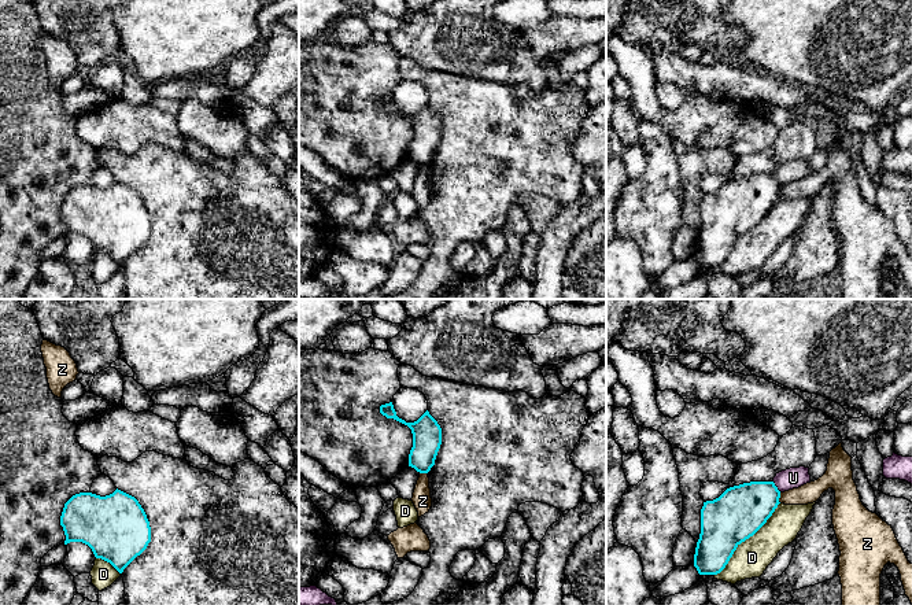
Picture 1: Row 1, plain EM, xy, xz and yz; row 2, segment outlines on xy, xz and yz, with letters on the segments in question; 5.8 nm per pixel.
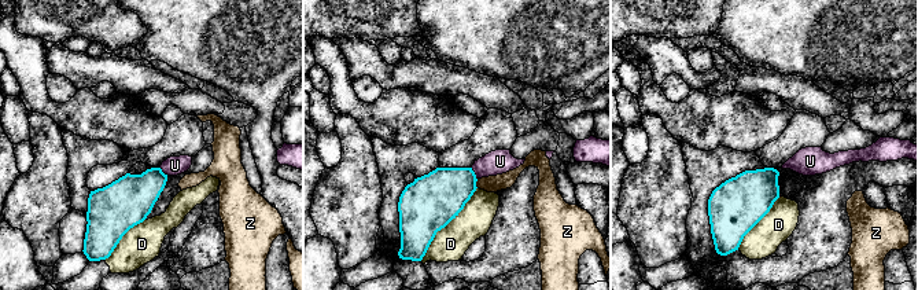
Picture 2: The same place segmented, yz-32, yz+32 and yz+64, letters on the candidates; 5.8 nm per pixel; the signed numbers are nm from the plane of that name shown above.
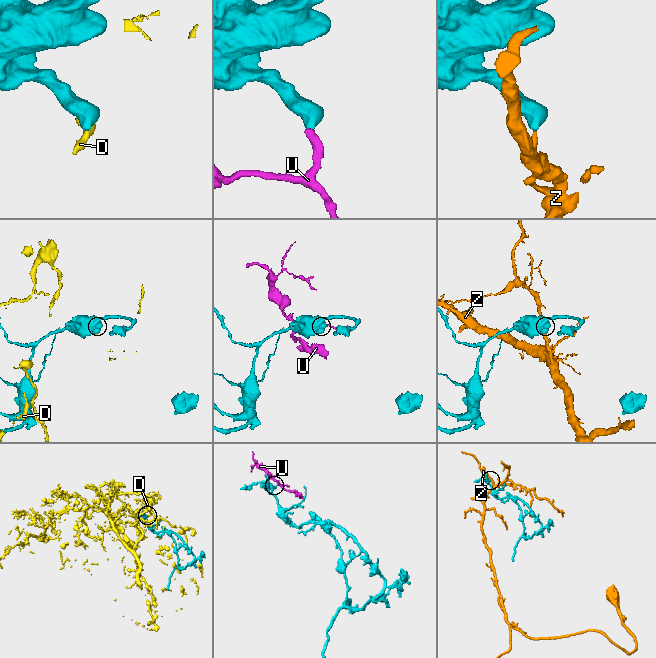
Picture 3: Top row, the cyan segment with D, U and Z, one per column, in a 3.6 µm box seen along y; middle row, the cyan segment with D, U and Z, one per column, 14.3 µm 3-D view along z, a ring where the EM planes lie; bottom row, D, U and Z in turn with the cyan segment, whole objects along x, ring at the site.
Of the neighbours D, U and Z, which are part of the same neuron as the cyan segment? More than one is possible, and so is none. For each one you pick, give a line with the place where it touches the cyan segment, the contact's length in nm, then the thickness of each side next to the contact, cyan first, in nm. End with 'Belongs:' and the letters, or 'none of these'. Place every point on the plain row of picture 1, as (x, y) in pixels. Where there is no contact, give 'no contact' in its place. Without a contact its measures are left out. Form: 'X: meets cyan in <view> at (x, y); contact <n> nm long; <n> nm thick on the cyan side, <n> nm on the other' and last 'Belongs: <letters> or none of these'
Belongs: none of these

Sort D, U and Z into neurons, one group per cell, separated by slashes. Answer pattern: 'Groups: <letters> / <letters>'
Groups: D / U / Z

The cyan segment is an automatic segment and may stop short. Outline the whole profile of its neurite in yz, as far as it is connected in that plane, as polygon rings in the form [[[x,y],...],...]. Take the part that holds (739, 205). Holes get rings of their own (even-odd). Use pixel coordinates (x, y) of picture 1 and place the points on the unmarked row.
[[[750,174],[727,181],[719,191],[704,195],[701,202],[701,226],[694,247],[694,259],[699,268],[720,266],[736,240],[753,229],[772,209],[780,191],[773,174]]]

